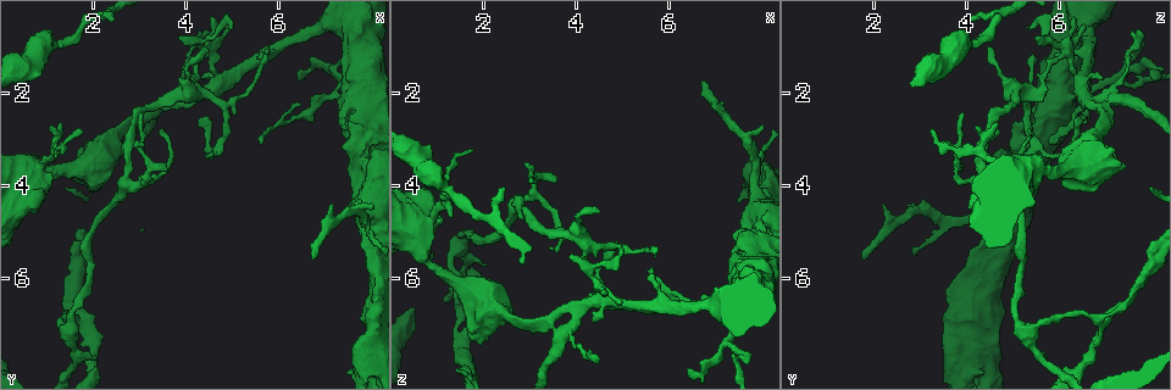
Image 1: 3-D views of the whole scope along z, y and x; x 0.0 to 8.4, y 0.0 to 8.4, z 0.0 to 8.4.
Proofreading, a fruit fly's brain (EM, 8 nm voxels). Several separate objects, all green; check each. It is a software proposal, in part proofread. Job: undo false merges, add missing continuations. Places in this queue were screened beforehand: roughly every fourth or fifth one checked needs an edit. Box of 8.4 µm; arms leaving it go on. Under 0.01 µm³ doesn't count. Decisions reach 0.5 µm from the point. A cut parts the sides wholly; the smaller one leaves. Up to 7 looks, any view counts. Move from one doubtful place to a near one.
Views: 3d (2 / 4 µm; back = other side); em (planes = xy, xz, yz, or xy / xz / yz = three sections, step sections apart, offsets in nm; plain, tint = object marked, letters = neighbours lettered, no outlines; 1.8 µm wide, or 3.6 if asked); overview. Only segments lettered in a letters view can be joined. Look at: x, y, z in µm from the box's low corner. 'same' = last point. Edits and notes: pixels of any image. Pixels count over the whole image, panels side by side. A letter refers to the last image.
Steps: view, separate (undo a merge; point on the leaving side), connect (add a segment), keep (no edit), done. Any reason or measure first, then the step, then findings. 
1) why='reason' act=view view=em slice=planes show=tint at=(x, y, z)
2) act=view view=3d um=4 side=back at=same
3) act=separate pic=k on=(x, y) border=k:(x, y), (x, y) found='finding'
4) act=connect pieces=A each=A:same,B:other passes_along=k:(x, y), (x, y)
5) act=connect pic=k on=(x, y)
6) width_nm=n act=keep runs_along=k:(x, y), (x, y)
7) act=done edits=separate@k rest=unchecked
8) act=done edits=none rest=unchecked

act=view view=3d um=2 at=(1.75, 6.80, 7.05)

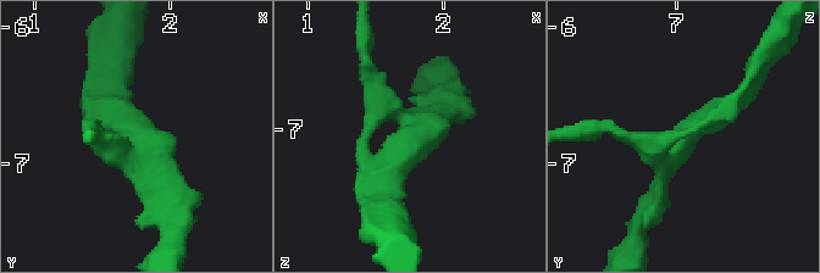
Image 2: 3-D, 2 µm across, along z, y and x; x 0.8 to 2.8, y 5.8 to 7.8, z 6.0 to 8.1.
arms=3 act=view view=em slice=planes show=letters at=(1.74, 6.84, 7.00)

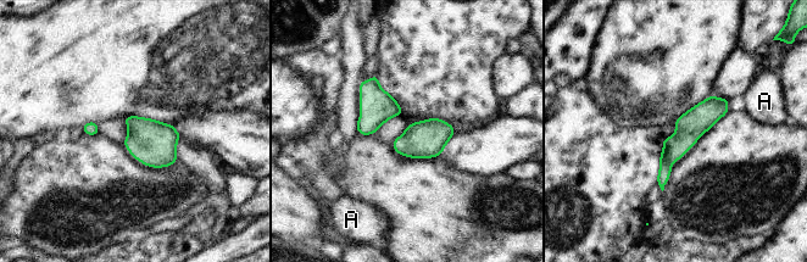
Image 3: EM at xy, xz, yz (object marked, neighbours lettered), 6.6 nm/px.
act=separate pic=3 on=(664, 162) each=A:other found='a second neuron is stuck on'

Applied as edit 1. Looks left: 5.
why='thick turns thin' act=view view=3d um=4 at=(1.85, 3.55, 6.70)

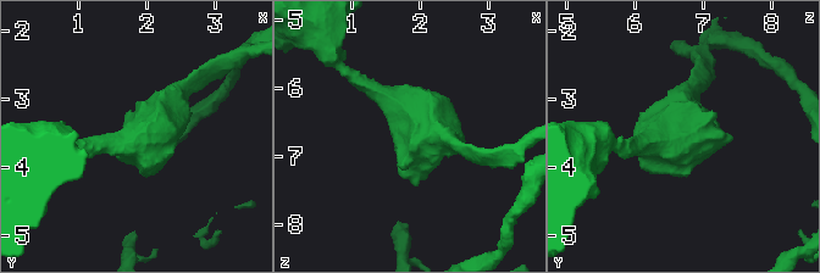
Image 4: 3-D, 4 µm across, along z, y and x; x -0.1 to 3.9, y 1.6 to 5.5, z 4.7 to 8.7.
arms=3 arm_widths_nm=240,260,280 why='need the tissue' act=view view=em um=3.6 slice=planes show=letters at=(1.90, 3.60, 6.65)

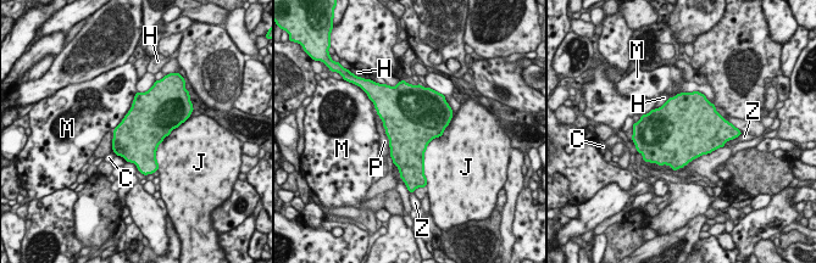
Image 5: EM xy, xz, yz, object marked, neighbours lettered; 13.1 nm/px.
act=keep each=C:other,H:other,J:other,M:other,P:other,Z:other border=5:(450, 121), (428, 144), (423, 173) found='one neuron here'

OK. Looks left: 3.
why='sudden change in width' act=view view=em slice=xy step=4 show=tint at=(3.45, 2.30, 6.90)

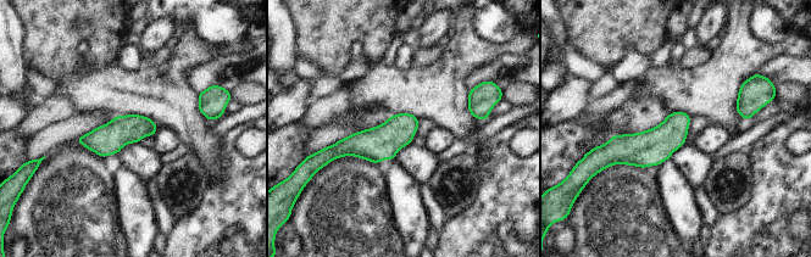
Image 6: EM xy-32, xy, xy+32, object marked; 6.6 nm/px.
act=view view=em slice=planes show=tint at=same

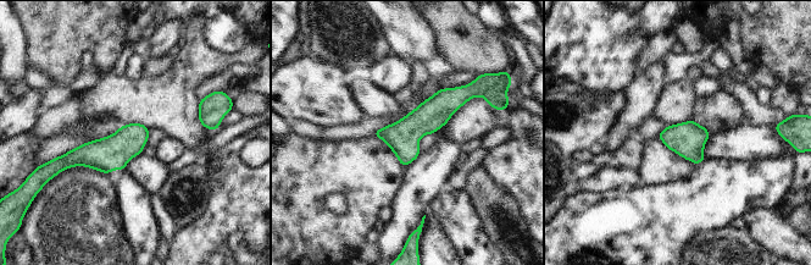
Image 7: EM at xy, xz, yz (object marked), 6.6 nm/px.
why='see the neighbours' act=view view=em slice=planes show=letters at=same

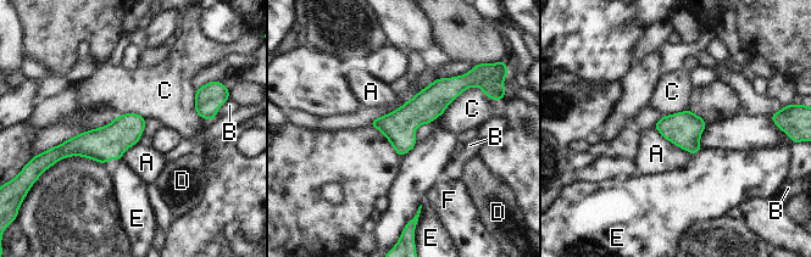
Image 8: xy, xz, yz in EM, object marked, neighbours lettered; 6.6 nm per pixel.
act=keep each=A:other,B:other,C:other,D:other,E:other,F:other runs_along=8:(460, 80), (401, 123), (376, 123) found='one neuron here'

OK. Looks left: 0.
act=done edits=separate@3 rest=unchecked

